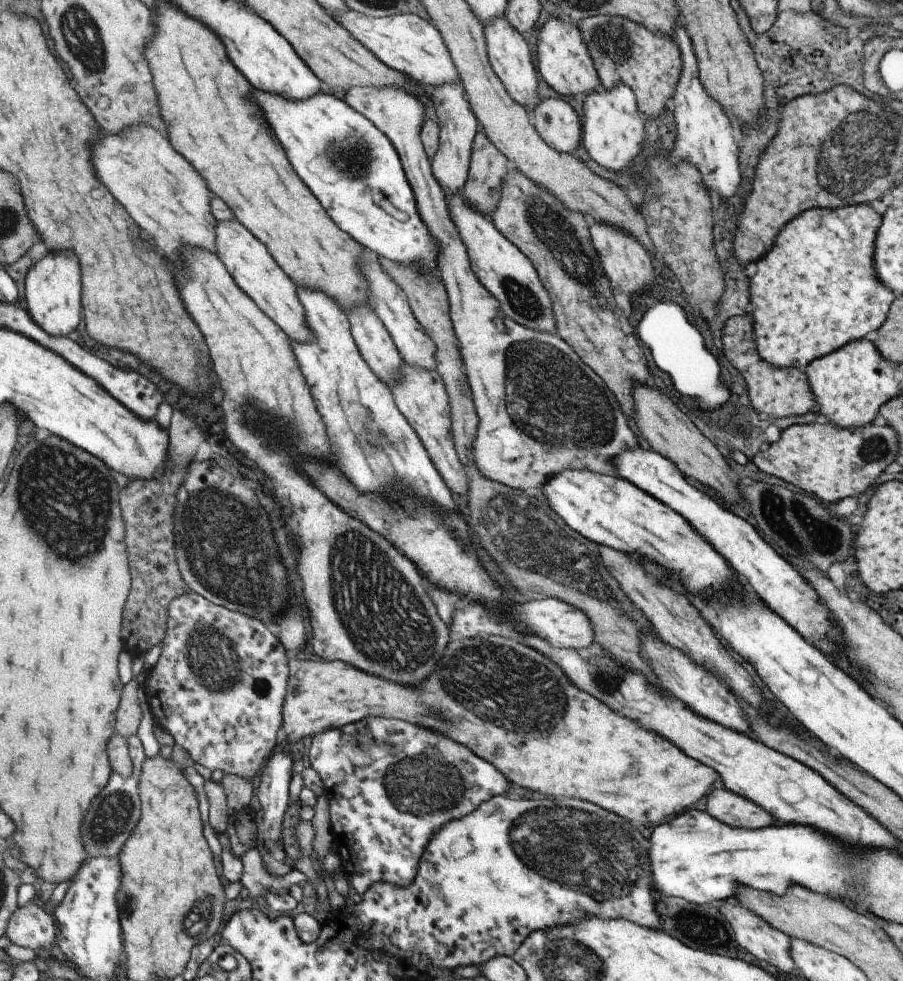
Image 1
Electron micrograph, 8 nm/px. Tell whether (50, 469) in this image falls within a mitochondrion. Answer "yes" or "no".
yes

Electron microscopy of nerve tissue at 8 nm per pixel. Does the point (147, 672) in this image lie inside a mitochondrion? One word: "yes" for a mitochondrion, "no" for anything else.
no

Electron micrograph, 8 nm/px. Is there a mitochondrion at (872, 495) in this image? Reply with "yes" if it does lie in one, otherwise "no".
no

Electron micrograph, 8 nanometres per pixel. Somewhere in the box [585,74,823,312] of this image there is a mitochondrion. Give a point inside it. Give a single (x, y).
(650, 185)

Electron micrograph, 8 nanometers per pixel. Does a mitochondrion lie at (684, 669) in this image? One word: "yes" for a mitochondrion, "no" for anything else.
no

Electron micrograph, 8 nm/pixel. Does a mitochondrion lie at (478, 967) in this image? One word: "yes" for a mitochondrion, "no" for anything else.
no

